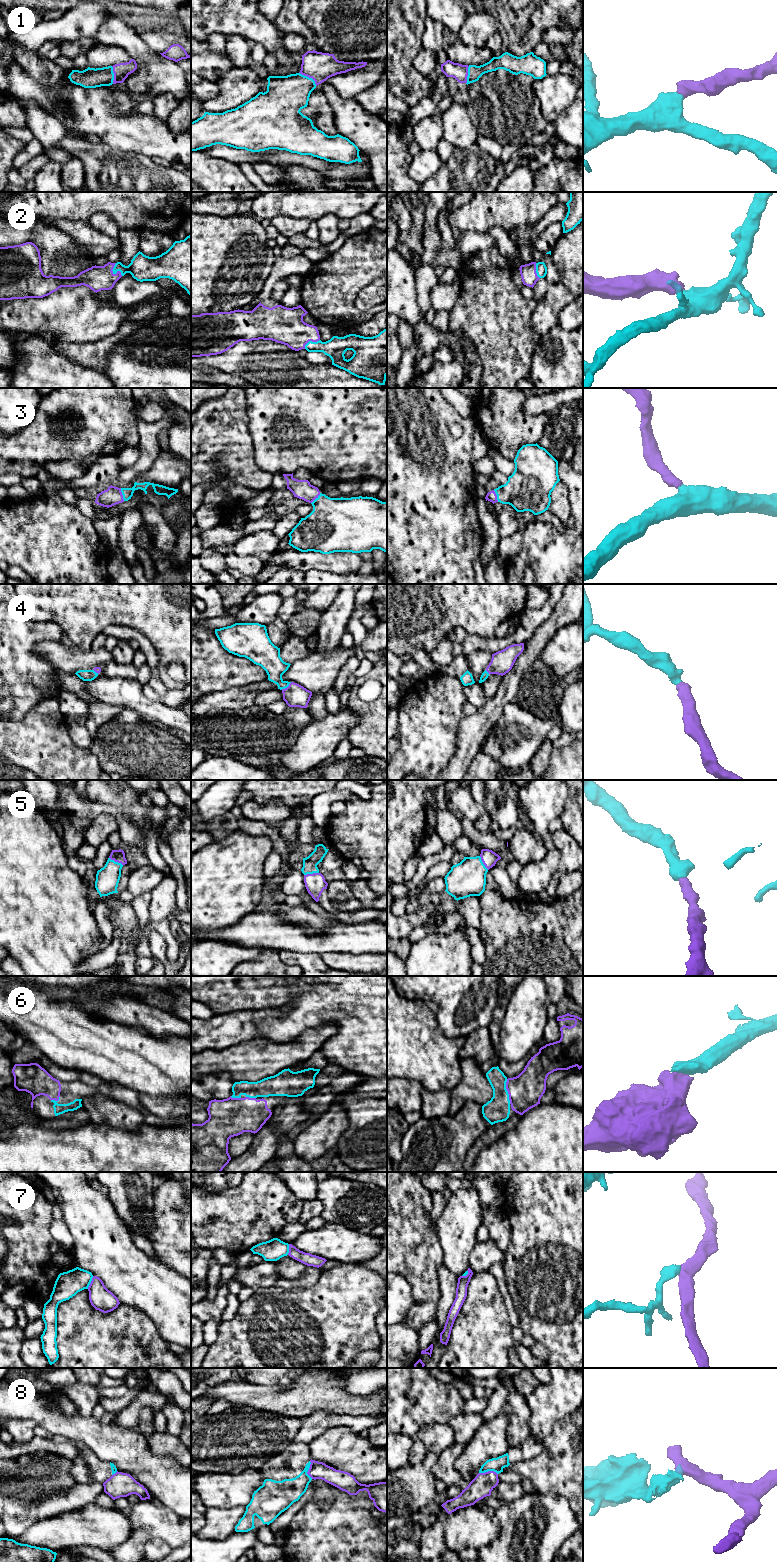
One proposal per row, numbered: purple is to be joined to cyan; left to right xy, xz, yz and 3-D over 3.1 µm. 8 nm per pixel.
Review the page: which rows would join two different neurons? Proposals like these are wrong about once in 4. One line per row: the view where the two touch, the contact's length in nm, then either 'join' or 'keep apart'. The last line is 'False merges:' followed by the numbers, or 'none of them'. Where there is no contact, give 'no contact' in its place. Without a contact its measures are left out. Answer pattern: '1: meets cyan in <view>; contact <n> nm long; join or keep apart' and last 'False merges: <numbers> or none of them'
1: meets cyan in xz; contact 180 nm long; join
2: meets cyan in xy; contact 120 nm long; join
3: meets cyan in xy; contact 110 nm long; join
4: meets cyan in xz; contact 110 nm long; join
5: meets cyan in xz; contact 120 nm long; join
6: meets cyan in yz; contact 200 nm long; join
7: meets cyan in xy; contact 120 nm long; keep apart
8: meets cyan in yz; contact 150 nm long; keep apart
False merges: 7, 8

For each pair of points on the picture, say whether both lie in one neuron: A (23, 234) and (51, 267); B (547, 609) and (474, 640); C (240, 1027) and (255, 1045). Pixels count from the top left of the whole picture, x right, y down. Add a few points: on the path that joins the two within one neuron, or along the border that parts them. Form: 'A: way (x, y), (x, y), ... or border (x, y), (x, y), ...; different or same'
A: way (34, 235), (51, 252), (51, 256); same
B: way (529, 627), (517, 637), (502, 643), (492, 643); same
C: border (256, 1036), (228, 1046); different

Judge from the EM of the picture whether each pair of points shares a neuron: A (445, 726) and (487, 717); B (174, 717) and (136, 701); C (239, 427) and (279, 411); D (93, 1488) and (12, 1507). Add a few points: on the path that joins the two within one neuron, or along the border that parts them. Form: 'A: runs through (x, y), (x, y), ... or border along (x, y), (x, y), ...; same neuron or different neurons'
A: border along (465, 716), (459, 723), (457, 744), (455, 746); different neurons
B: runs through (165, 716), (148, 710), (145, 707); same neuron
C: border along (245, 400), (248, 430), (253, 446); different neurons
D: runs through (73, 1499), (32, 1510); same neuron

